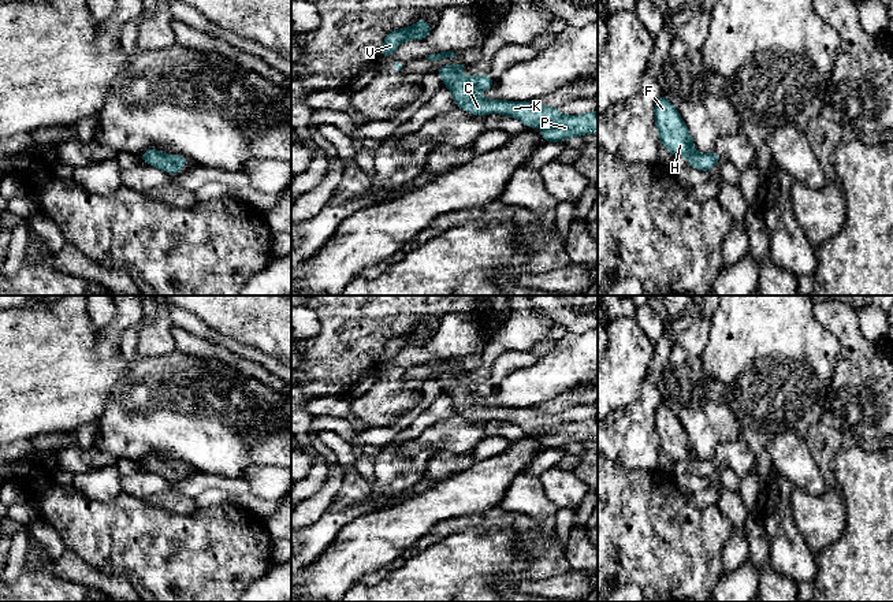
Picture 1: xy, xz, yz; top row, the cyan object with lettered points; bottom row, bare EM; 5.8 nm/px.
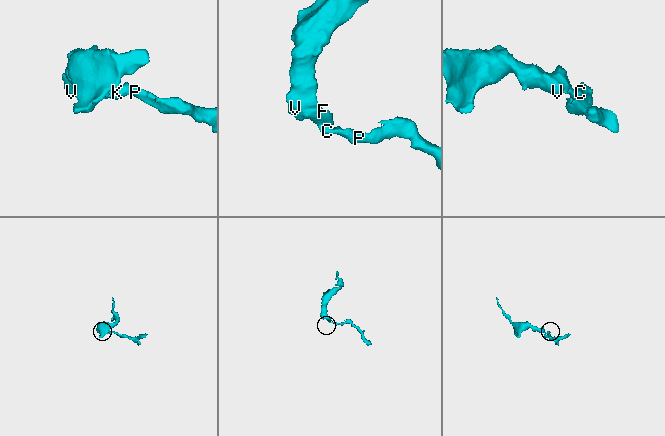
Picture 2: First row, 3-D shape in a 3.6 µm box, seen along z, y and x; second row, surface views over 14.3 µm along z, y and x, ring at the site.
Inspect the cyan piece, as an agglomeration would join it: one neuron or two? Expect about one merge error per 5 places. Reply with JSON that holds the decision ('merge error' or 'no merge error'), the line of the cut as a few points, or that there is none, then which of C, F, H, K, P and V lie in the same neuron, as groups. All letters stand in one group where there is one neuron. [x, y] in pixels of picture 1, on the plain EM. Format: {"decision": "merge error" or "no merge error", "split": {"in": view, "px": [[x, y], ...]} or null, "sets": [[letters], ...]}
{"decision": "no merge error", "split": null, "sets": [["C", "F", "H", "K", "P", "V"]]}

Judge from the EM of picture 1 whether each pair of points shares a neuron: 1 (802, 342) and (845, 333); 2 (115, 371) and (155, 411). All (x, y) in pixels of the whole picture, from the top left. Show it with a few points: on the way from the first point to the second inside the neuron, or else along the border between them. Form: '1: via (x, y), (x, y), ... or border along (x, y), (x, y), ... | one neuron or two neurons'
1: border along (814, 311), (840, 344), (834, 368) | two neurons
2: border along (133, 363), (130, 370), (114, 386), (105, 405) | two neurons

